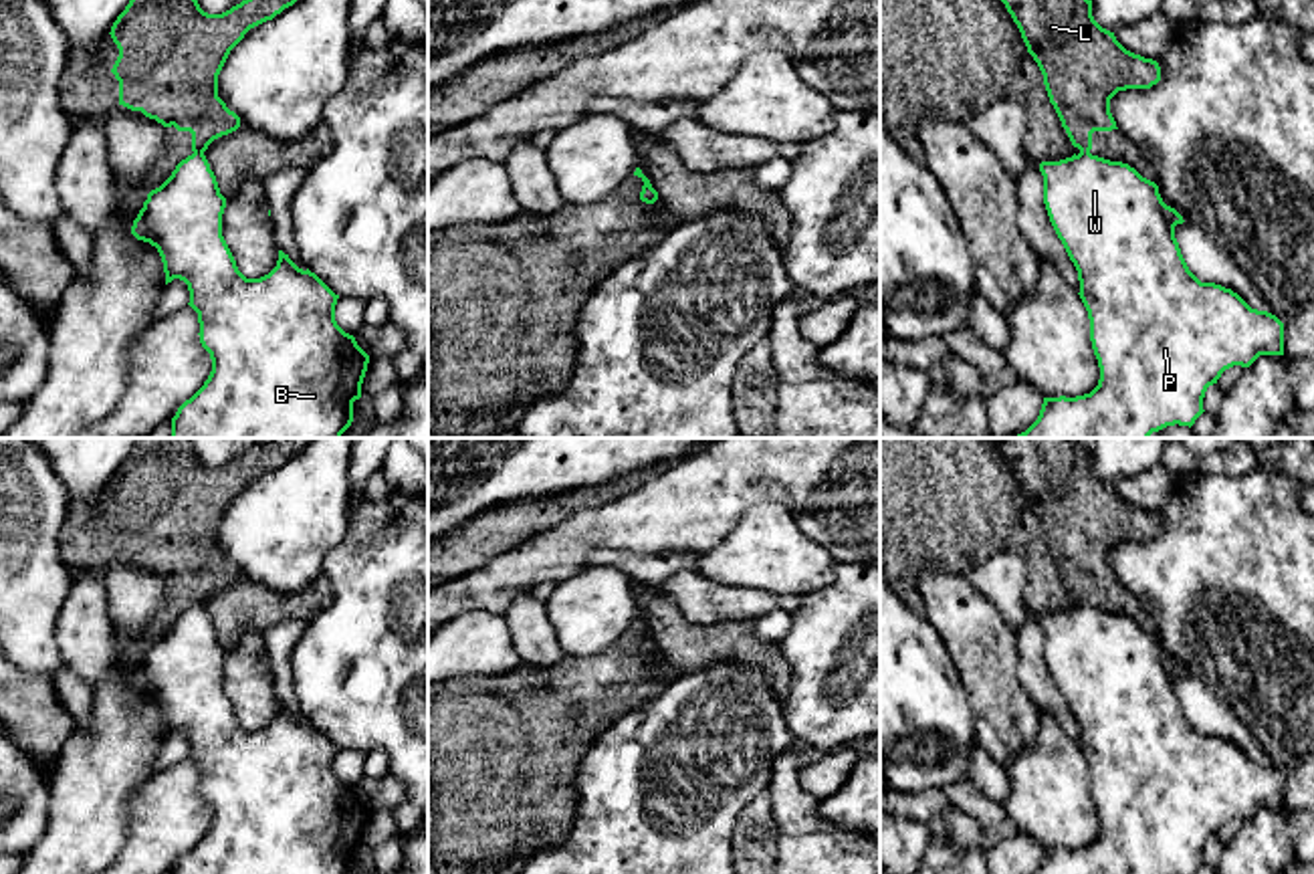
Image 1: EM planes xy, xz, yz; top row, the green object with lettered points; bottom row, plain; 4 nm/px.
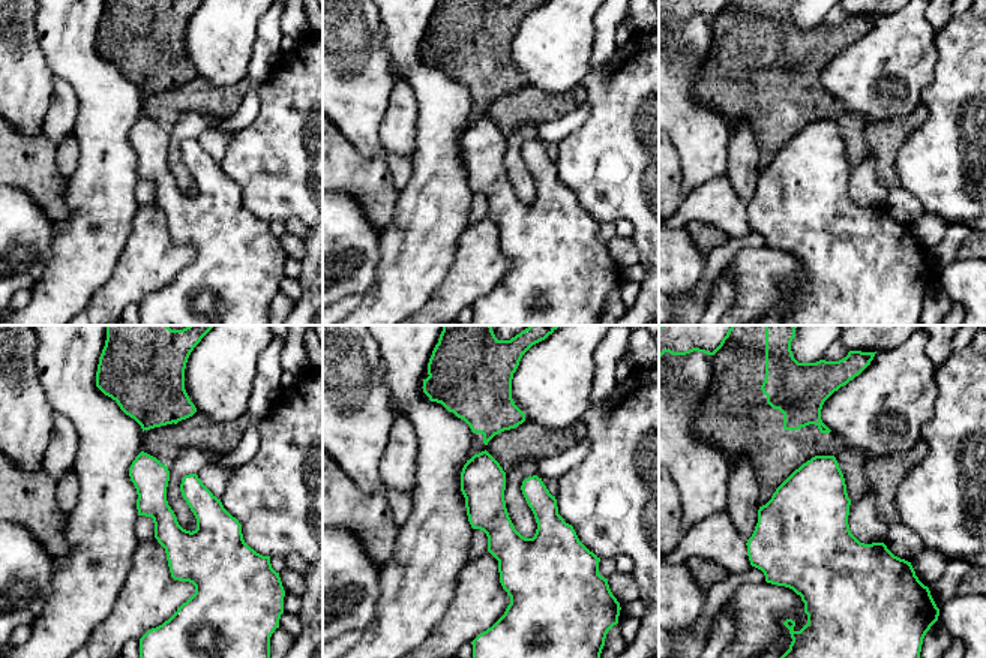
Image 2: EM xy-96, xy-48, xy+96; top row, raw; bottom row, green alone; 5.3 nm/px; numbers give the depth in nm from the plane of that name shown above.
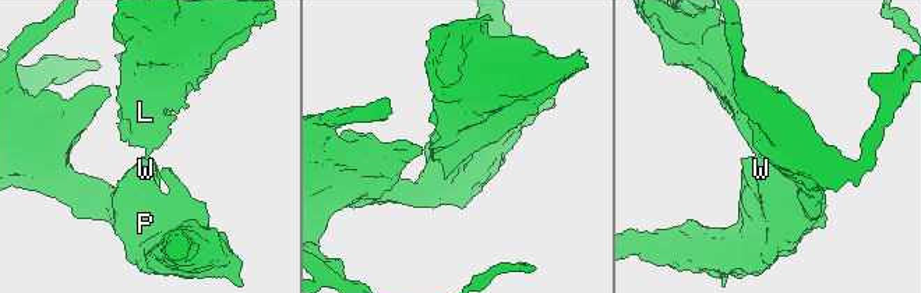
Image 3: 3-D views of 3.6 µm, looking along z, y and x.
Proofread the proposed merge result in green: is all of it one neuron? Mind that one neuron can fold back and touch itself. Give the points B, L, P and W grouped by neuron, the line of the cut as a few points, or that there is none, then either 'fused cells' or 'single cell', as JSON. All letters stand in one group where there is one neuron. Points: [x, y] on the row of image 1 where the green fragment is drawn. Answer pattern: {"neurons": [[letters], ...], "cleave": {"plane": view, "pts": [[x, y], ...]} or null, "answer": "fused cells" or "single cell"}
{"neurons": [["B", "P", "W"], ["L"]], "cleave": {"plane": "xy", "pts": [[194, 152], [202, 154]]}, "answer": "fused cells"}

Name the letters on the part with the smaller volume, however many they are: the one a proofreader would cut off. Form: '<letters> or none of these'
L

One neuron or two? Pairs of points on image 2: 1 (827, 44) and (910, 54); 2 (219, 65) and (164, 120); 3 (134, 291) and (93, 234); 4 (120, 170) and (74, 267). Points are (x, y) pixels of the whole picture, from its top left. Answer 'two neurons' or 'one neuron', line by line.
1: two neurons
2: two neurons
3: two neurons
4: one neuron

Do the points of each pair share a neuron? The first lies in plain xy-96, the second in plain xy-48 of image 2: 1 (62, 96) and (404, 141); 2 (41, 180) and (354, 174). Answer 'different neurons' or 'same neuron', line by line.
1: same neuron
2: same neuron

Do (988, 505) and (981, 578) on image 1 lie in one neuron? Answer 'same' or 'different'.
different

